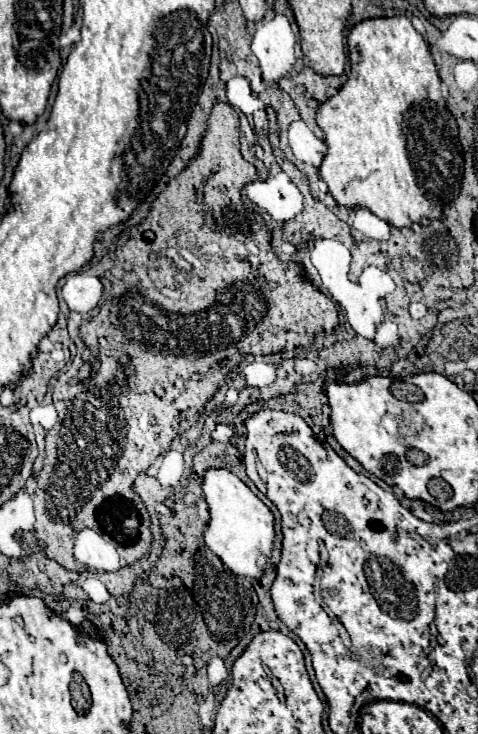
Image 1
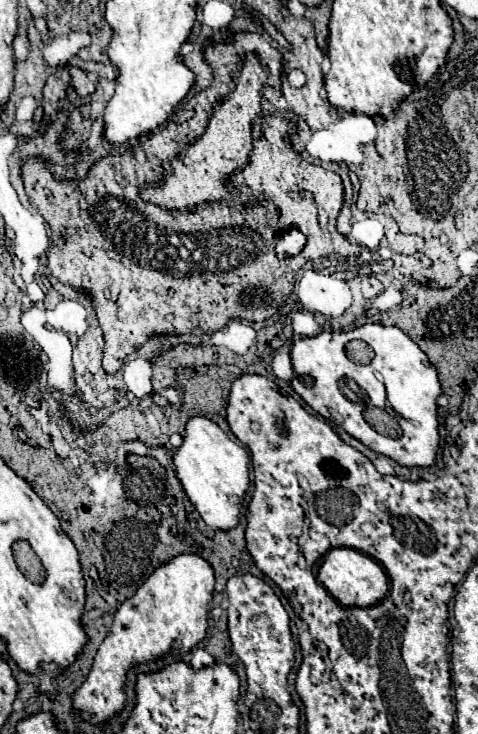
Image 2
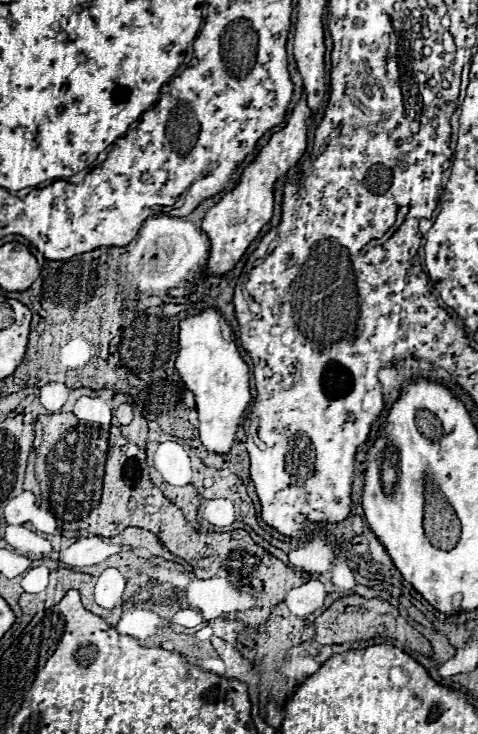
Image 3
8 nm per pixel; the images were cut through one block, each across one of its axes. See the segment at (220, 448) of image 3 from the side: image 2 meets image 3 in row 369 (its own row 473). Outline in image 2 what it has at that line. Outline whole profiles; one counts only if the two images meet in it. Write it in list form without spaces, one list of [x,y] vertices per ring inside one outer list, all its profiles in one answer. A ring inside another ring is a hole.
[[[194,416],[186,422],[186,434],[182,446],[174,452],[176,476],[184,486],[186,496],[200,512],[202,520],[220,530],[230,530],[238,524],[244,492],[248,490],[248,452],[232,442],[218,424],[206,416]]]

